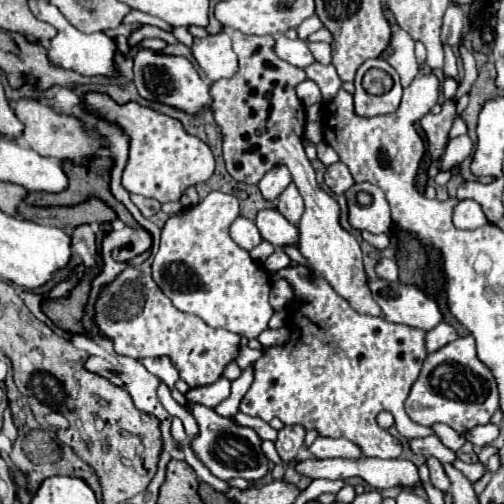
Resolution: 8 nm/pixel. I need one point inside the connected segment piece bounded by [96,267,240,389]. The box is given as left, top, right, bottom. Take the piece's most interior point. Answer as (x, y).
(133, 312)

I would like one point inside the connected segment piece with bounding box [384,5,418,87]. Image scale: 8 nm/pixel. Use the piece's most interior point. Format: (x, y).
(403, 60)

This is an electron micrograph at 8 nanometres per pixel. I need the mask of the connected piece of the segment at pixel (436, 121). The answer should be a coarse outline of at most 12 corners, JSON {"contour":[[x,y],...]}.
{"contour":[[446,101],[438,115],[428,113],[422,129],[428,135],[432,167],[438,173],[436,157],[448,143],[448,131],[456,119],[454,101]]}

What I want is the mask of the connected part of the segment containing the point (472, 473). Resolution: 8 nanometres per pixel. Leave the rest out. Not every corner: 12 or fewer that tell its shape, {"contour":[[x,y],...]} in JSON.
{"contour":[[460,459],[452,463],[472,483],[484,477],[486,467],[482,463],[464,463]]}

